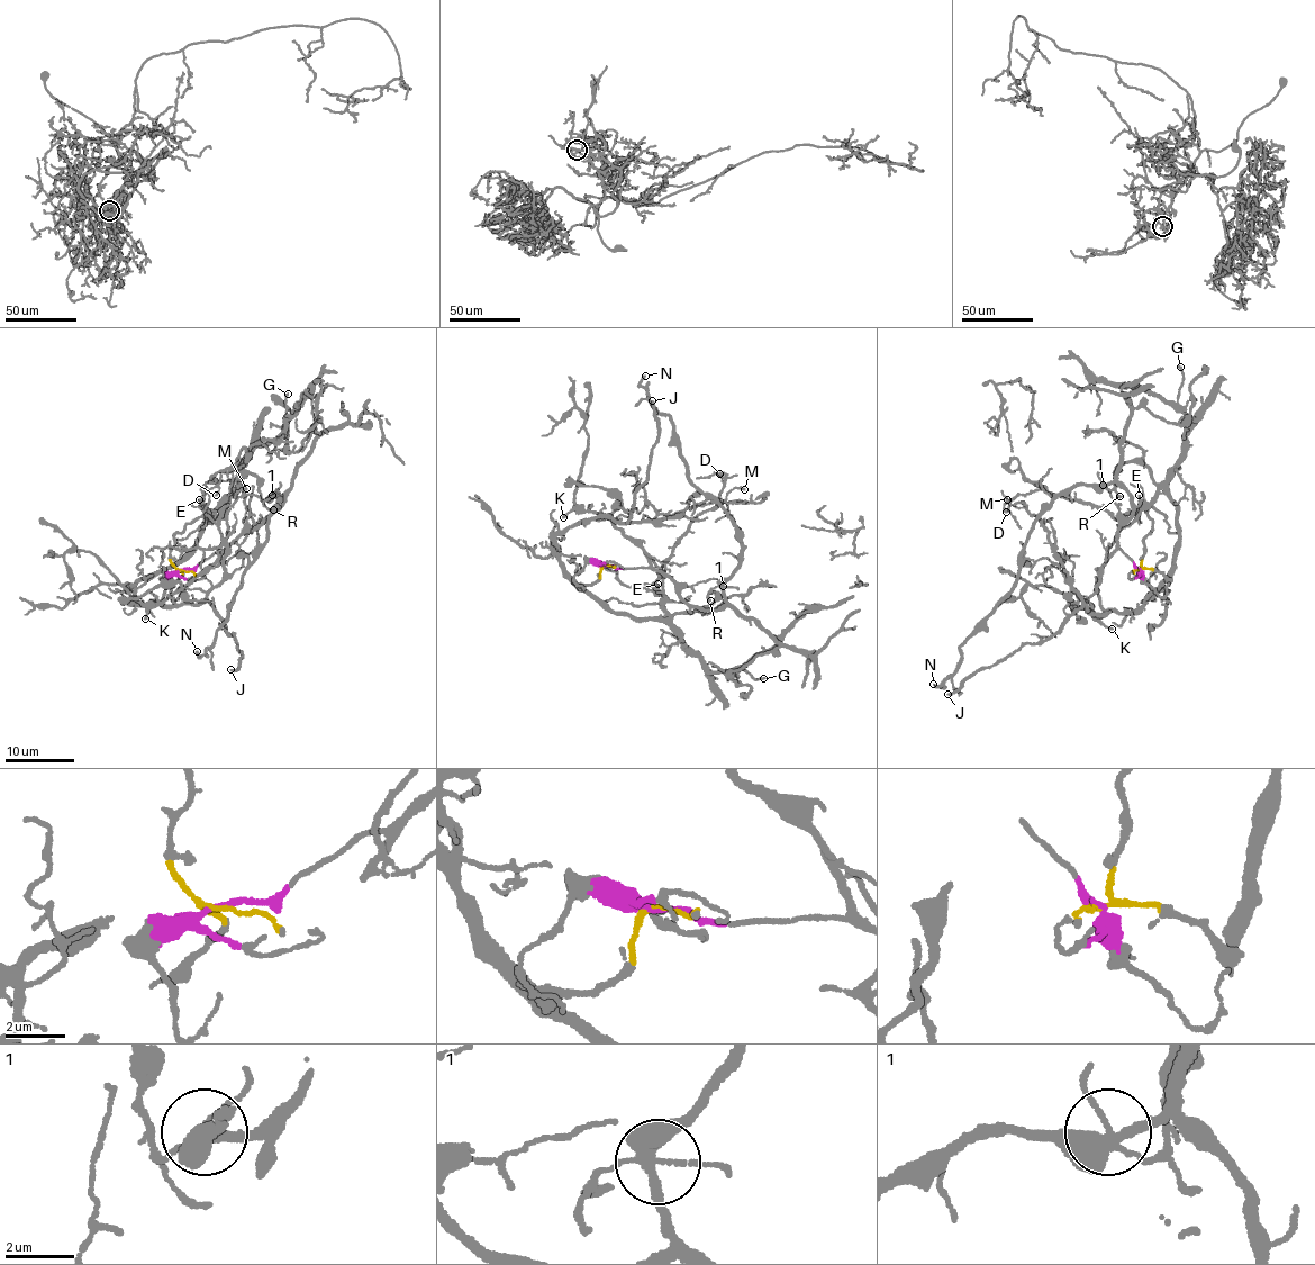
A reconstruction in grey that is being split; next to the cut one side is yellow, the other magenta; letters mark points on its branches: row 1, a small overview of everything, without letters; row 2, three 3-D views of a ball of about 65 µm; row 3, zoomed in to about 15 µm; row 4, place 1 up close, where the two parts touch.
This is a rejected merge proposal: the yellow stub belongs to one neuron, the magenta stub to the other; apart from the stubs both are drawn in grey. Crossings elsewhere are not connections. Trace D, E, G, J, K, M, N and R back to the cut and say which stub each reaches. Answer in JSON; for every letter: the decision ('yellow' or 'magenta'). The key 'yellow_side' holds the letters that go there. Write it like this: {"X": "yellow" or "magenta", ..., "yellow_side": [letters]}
{"D": "yellow", "E": "yellow", "G": "yellow", "J": "yellow", "K": "magenta", "M": "yellow", "N": "magenta", "R": "yellow", "yellow_side": ["D", "E", "G", "J", "M", "R"]}

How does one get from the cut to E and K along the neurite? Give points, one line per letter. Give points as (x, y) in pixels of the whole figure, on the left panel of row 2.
E: (181, 569), (171, 561), (170, 548), (175, 534), (203, 514), (198, 499)
K: (181, 569), (198, 565), (217, 552), (219, 554), (210, 566), (147, 610), (145, 619)

